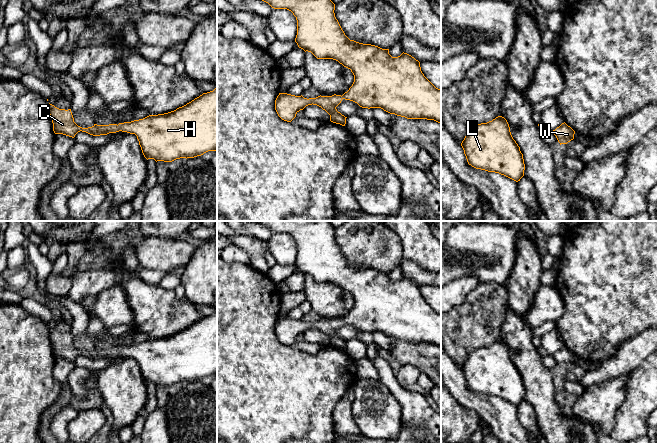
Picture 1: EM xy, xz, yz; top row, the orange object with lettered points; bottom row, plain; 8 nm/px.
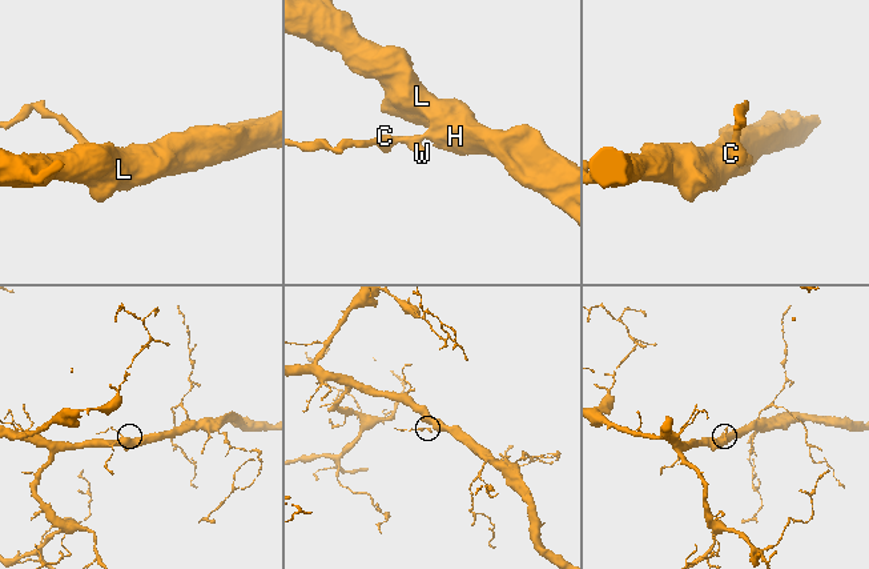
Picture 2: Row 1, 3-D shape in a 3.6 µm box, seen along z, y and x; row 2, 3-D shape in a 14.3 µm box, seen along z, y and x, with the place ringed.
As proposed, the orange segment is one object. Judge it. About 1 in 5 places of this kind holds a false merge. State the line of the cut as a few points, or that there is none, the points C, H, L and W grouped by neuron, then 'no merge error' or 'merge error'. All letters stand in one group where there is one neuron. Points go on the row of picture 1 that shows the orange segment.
cut none; groups C H L W; no merge error

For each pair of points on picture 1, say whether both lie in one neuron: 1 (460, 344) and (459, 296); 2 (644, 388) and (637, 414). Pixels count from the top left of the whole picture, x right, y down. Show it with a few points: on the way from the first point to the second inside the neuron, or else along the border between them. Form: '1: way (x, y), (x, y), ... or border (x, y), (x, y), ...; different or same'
1: border (475, 287), (462, 303), (451, 309); different
2: way (644, 394), (637, 408); same

